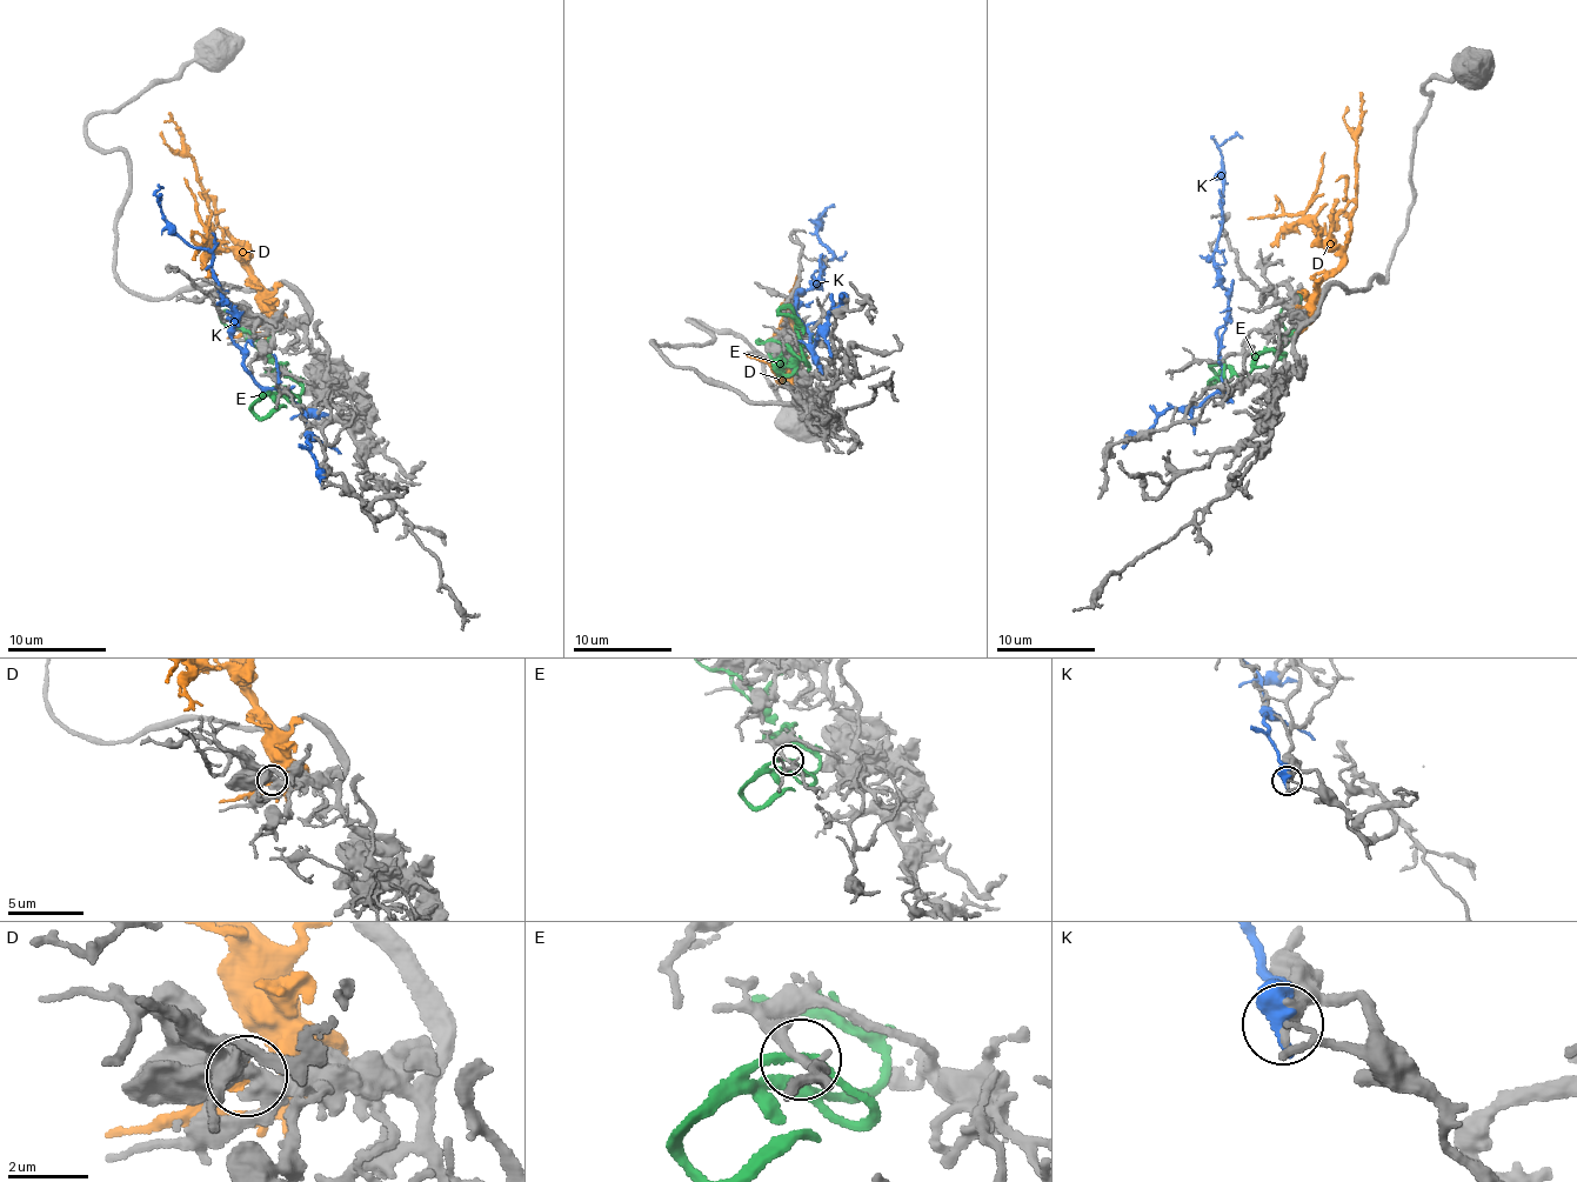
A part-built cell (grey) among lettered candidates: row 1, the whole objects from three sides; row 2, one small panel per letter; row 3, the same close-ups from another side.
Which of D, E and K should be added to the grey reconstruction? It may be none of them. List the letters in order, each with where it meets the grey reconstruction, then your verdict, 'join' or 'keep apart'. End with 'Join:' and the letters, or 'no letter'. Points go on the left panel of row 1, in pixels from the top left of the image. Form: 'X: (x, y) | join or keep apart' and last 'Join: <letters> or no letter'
D: (261, 324) | join
E: (281, 387) | keep apart
K: (322, 480) | keep apart
Join: D

